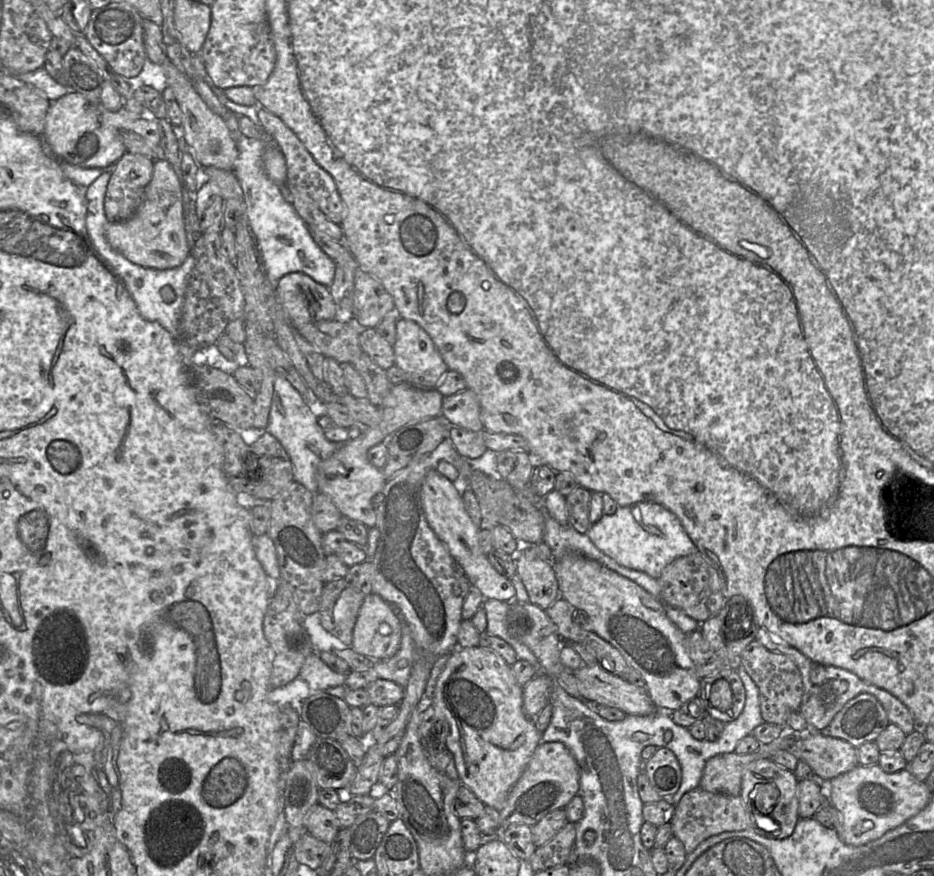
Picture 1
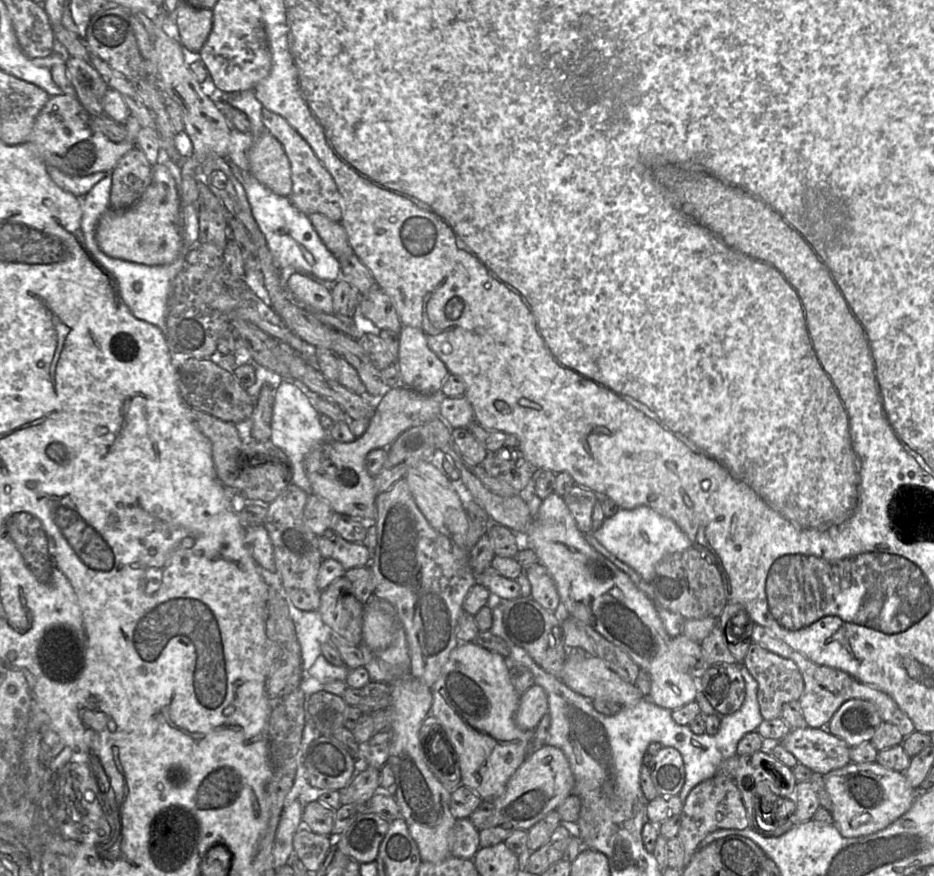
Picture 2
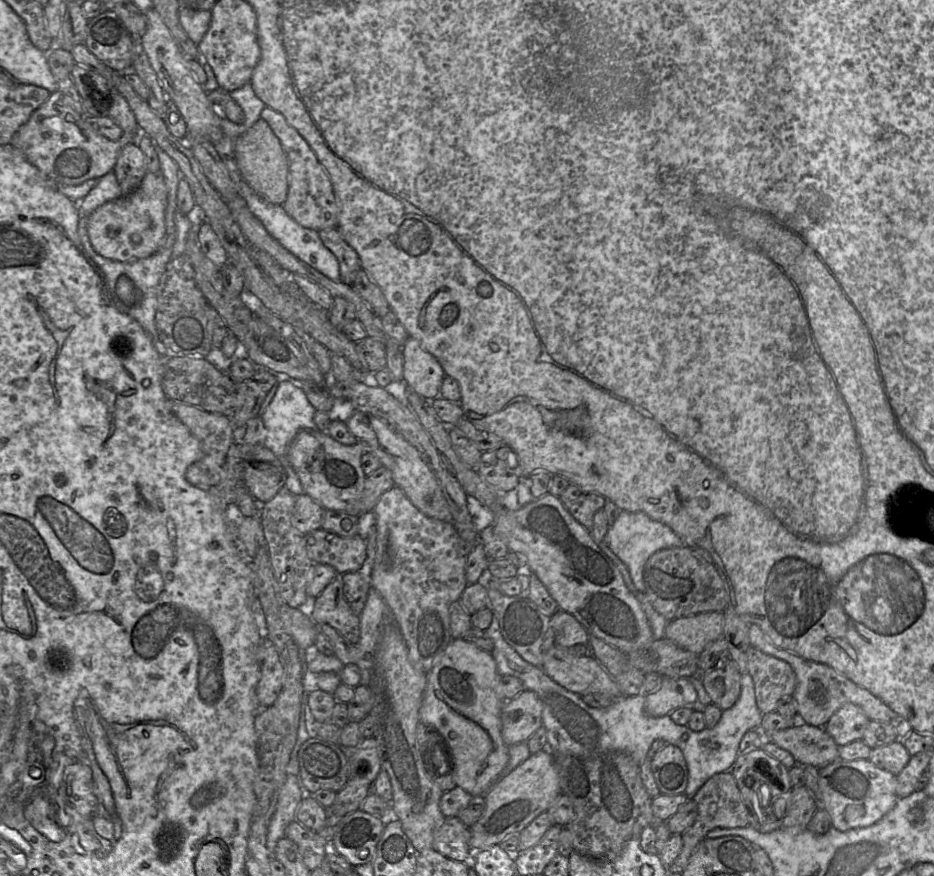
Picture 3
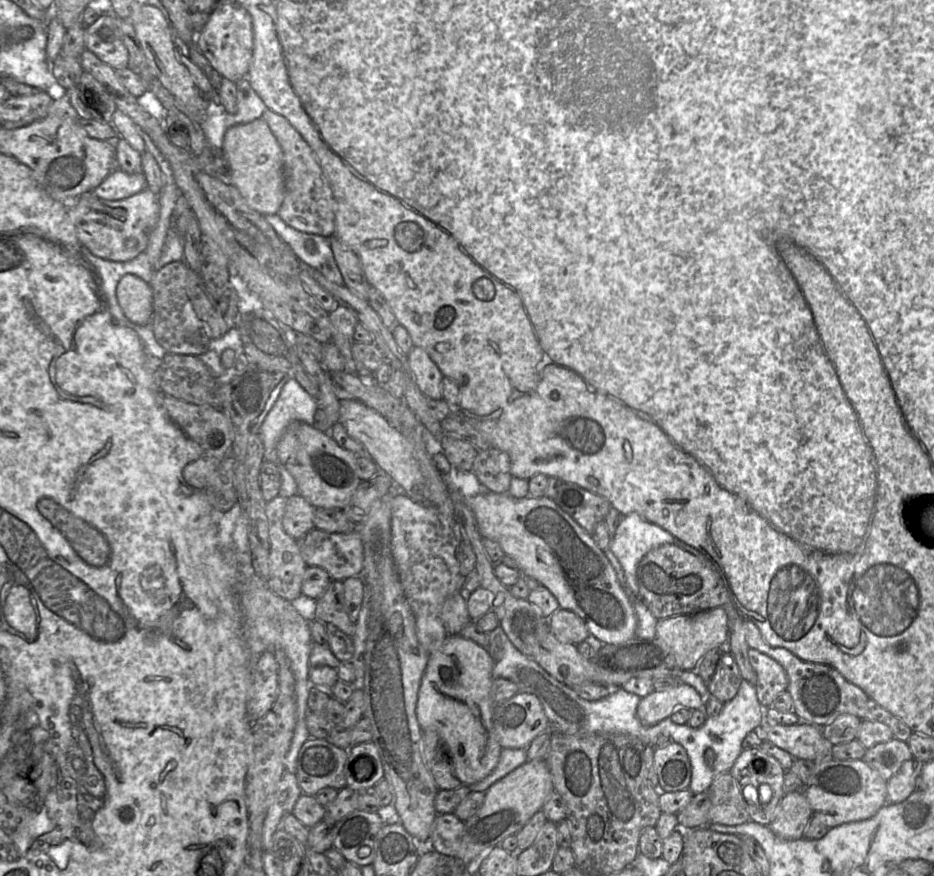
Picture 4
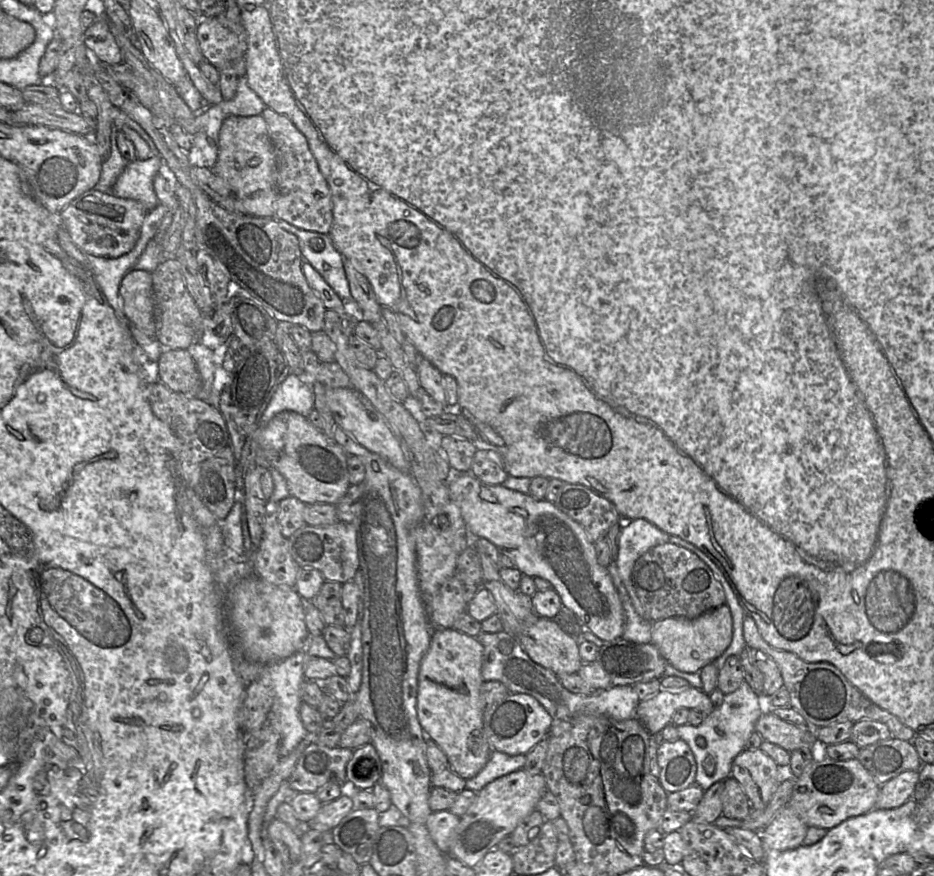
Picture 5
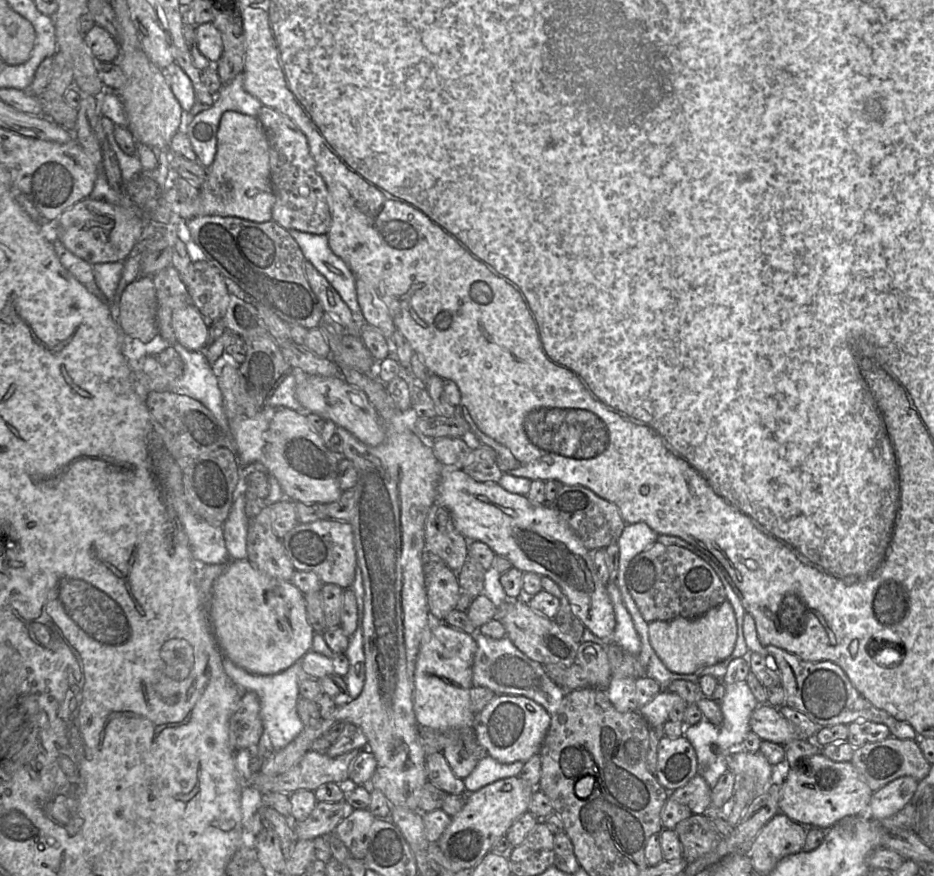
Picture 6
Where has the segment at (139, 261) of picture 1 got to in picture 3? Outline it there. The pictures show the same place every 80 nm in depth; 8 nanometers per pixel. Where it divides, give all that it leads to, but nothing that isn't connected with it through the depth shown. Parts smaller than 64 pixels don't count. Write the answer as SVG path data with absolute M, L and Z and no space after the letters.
M148 172L134 191L99 206L90 214L87 223L94 250L107 259L121 262L154 254L164 244L167 195L167 186L161 172Z

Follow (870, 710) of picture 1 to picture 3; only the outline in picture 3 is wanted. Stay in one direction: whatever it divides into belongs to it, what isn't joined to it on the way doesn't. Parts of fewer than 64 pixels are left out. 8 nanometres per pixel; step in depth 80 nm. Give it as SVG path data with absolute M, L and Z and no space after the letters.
M847 703L831 716L824 729L840 747L862 739L869 722L860 707Z

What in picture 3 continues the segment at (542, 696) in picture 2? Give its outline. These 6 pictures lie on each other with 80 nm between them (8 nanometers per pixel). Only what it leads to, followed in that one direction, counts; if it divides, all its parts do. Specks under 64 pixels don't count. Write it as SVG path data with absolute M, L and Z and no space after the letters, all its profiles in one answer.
M524 690L507 700L501 711L501 733L505 744L512 746L527 742L531 735L543 725L542 711L540 698L531 690Z

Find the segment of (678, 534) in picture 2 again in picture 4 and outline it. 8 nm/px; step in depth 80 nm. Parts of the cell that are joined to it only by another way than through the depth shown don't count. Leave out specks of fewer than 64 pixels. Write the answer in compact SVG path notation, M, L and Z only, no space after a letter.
M638 513L623 516L610 542L610 550L620 562L633 594L640 598L636 571L641 559L661 545L674 544L675 537Z

